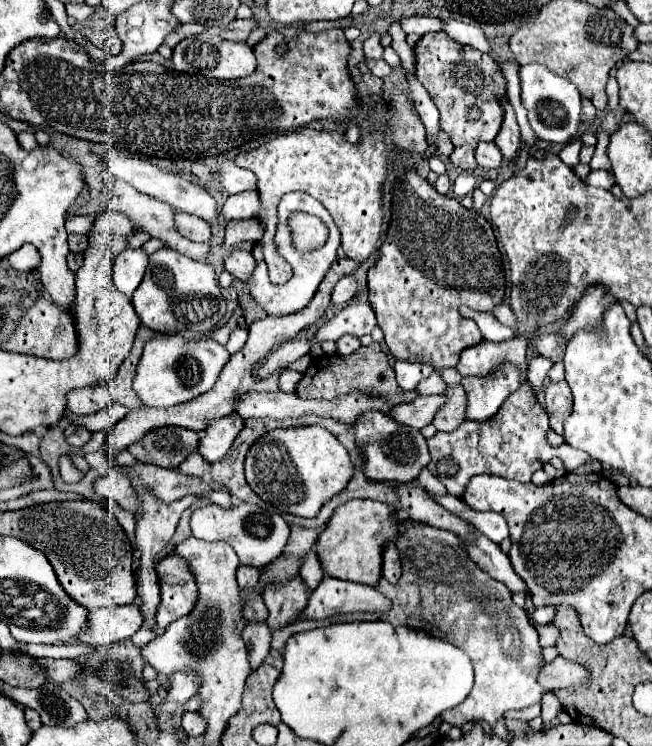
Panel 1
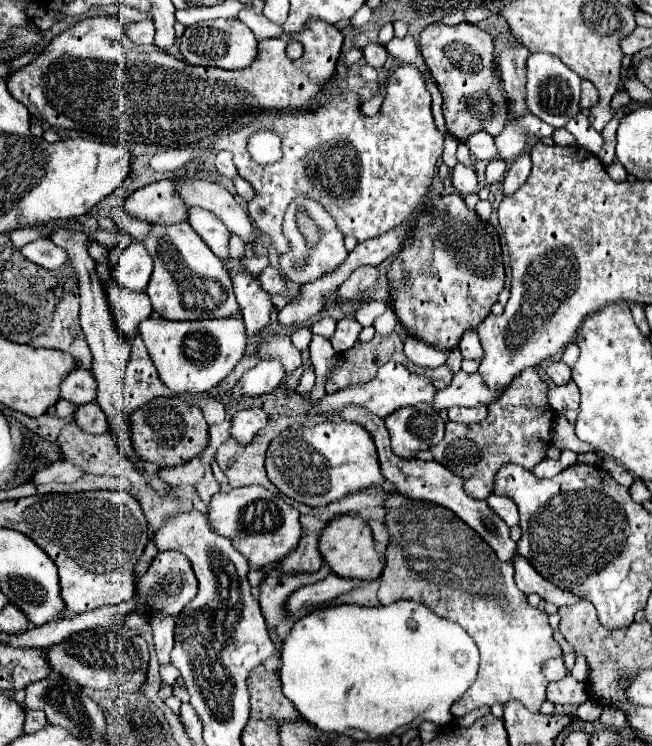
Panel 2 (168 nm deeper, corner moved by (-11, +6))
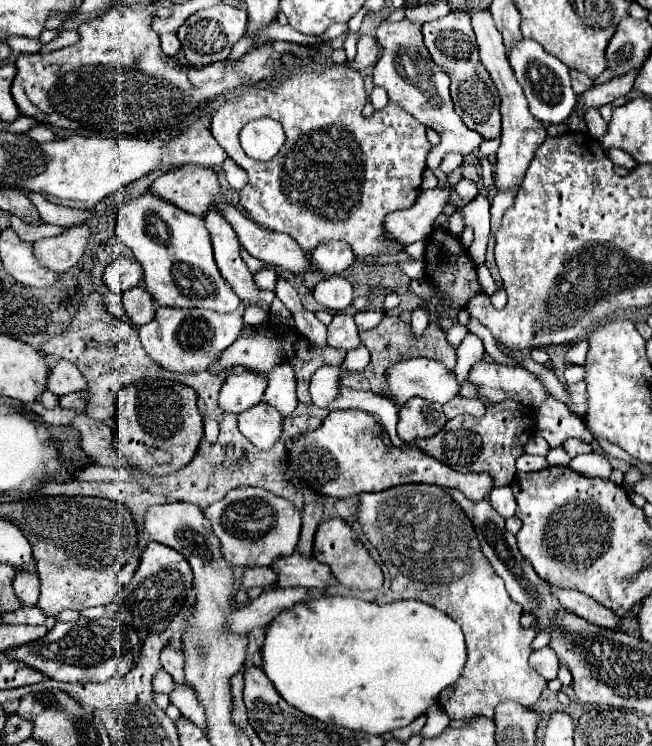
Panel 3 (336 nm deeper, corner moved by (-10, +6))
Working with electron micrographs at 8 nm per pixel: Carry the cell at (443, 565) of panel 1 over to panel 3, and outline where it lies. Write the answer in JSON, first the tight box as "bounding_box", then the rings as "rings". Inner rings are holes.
{"bounding_box":[358,484,546,720],"rings":[[[402,484],[382,492],[360,494],[358,496],[358,522],[370,540],[370,544],[378,550],[382,562],[390,570],[392,586],[384,594],[384,602],[396,600],[420,600],[430,604],[442,612],[446,612],[466,636],[466,664],[462,668],[462,676],[446,690],[440,692],[440,706],[452,720],[468,720],[476,714],[494,716],[494,708],[502,700],[514,700],[526,708],[530,708],[546,686],[546,680],[538,676],[528,666],[528,656],[532,652],[530,642],[536,636],[534,628],[522,628],[520,616],[522,608],[514,600],[510,600],[502,580],[490,568],[490,562],[482,556],[478,548],[478,538],[472,522],[464,514],[464,510],[450,498],[450,494],[440,486],[430,484]]]}

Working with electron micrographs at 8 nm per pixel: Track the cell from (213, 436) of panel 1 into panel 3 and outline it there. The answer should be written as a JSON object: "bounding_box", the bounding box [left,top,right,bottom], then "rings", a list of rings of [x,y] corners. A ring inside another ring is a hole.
{"bounding_box":[238,404,282,450],"rings":[[[256,404],[254,408],[238,414],[240,432],[262,450],[270,450],[282,436],[282,416],[276,408],[266,404]]]}

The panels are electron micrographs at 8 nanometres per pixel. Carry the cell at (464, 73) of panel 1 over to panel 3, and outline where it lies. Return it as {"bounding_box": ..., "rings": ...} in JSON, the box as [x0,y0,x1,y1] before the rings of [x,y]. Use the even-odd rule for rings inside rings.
{"bounding_box":[422,10,500,140],"rings":[[[456,10],[444,18],[426,22],[422,26],[422,34],[430,56],[436,60],[436,64],[442,70],[448,72],[452,80],[450,94],[462,122],[466,122],[468,128],[476,130],[484,140],[498,138],[500,136],[500,96],[496,92],[496,84],[492,82],[488,70],[482,66],[478,58],[478,46],[474,40],[474,32],[470,28],[468,12]]]}

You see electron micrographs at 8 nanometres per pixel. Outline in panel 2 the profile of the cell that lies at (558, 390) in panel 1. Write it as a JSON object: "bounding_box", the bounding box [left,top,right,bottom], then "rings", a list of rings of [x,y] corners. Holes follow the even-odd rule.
{"bounding_box":[549,380,579,424],"rings":[[[569,380],[563,386],[551,388],[549,400],[551,400],[551,408],[555,408],[557,414],[565,416],[569,420],[569,424],[575,424],[577,410],[579,410],[579,390],[573,380]]]}

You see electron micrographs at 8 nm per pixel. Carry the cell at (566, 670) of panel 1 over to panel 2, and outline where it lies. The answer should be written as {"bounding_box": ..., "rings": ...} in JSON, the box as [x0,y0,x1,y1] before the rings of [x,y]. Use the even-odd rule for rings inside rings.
{"bounding_box":[543,658,567,682],"rings":[[[551,658],[551,660],[547,660],[547,662],[543,664],[543,674],[545,674],[545,678],[547,678],[549,682],[565,678],[567,668],[565,668],[565,664],[563,664],[563,658]]]}

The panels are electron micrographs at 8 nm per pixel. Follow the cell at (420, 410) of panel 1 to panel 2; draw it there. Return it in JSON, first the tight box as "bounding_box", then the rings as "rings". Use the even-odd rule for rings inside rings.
{"bounding_box":[431,372,497,412],"rings":[[[457,372],[453,376],[453,382],[435,394],[431,408],[435,412],[441,412],[441,410],[449,410],[451,406],[491,404],[495,398],[497,398],[495,392],[491,392],[483,384],[483,380],[479,380],[479,374]]]}

